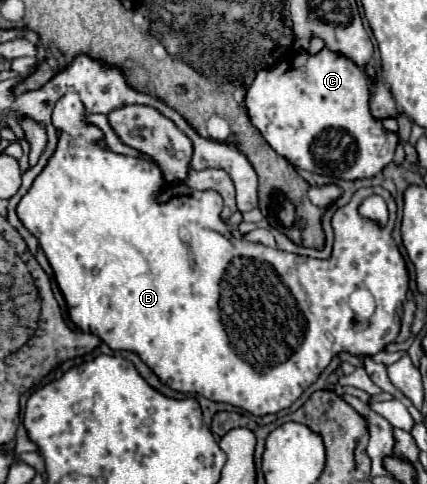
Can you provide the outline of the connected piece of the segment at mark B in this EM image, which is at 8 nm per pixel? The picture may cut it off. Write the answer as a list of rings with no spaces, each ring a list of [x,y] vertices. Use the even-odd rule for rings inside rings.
[[[68,92],[64,94],[52,112],[52,124],[56,128],[58,134],[58,144],[54,154],[50,156],[48,164],[44,166],[44,170],[36,176],[34,184],[30,186],[30,190],[22,196],[16,214],[22,220],[22,224],[38,238],[52,270],[54,270],[54,278],[58,282],[58,288],[64,294],[66,306],[68,306],[68,316],[70,320],[84,332],[92,332],[96,334],[104,344],[108,344],[112,350],[134,350],[136,354],[140,354],[140,358],[158,374],[158,378],[168,384],[172,390],[178,392],[190,392],[190,394],[200,394],[208,400],[214,402],[226,402],[232,406],[240,406],[246,412],[254,414],[254,416],[264,416],[264,414],[274,414],[280,412],[288,406],[292,406],[300,394],[312,384],[316,382],[316,378],[320,376],[320,372],[330,364],[332,356],[336,352],[352,352],[356,356],[372,356],[376,352],[380,352],[380,346],[384,348],[386,344],[394,342],[398,332],[400,332],[400,320],[402,320],[402,304],[406,300],[406,292],[408,292],[408,268],[406,262],[392,238],[397,208],[394,204],[394,198],[390,196],[388,190],[380,188],[380,186],[372,186],[372,188],[360,188],[354,192],[352,200],[338,208],[332,216],[332,228],[334,228],[334,250],[332,256],[328,260],[318,260],[318,258],[306,258],[306,256],[298,256],[298,254],[290,254],[278,248],[268,248],[262,244],[250,244],[246,240],[234,238],[228,230],[228,226],[222,222],[220,212],[222,212],[222,196],[214,190],[202,190],[202,192],[192,192],[188,190],[188,194],[184,196],[172,196],[172,186],[166,182],[162,170],[158,168],[158,164],[154,162],[146,162],[144,158],[132,158],[132,156],[124,156],[124,154],[114,154],[112,150],[100,146],[104,132],[88,122],[88,112],[80,100],[80,96],[76,92]],[[378,194],[386,200],[388,204],[388,224],[380,226],[378,222],[360,216],[358,208],[362,204],[364,198]],[[234,258],[242,258],[242,288],[234,288],[230,284],[226,284],[226,310],[220,310],[220,296],[222,296],[222,278],[228,270],[228,264]],[[358,288],[366,288],[372,292],[372,296],[376,298],[376,312],[370,318],[368,326],[362,330],[356,330],[354,326],[354,312],[348,306],[348,298],[354,290]]]

